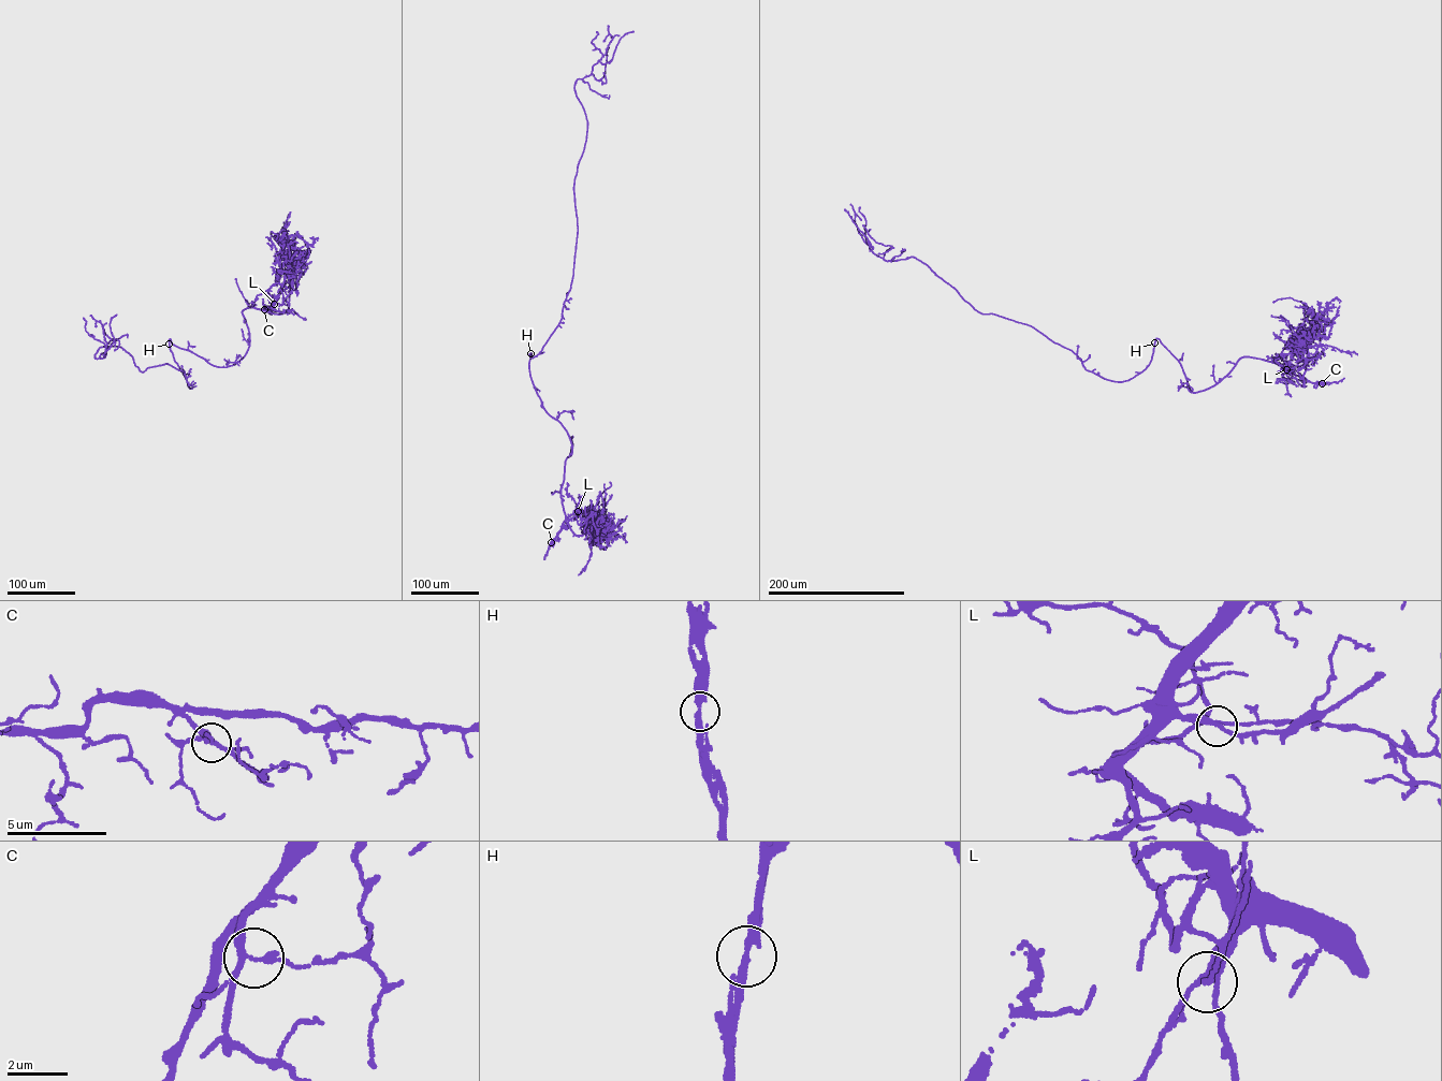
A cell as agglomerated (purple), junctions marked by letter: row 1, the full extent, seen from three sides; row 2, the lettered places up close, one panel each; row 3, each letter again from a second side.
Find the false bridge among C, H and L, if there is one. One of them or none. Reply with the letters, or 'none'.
none

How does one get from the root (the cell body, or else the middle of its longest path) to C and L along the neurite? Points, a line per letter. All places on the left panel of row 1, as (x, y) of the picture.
C: (172, 352), (170, 338), (214, 365), (234, 365), (249, 345), (242, 311), (286, 311), (290, 266), (264, 309)
L: (172, 352), (170, 338), (214, 365), (234, 365), (249, 345), (242, 311), (286, 311), (290, 266), (274, 304)

